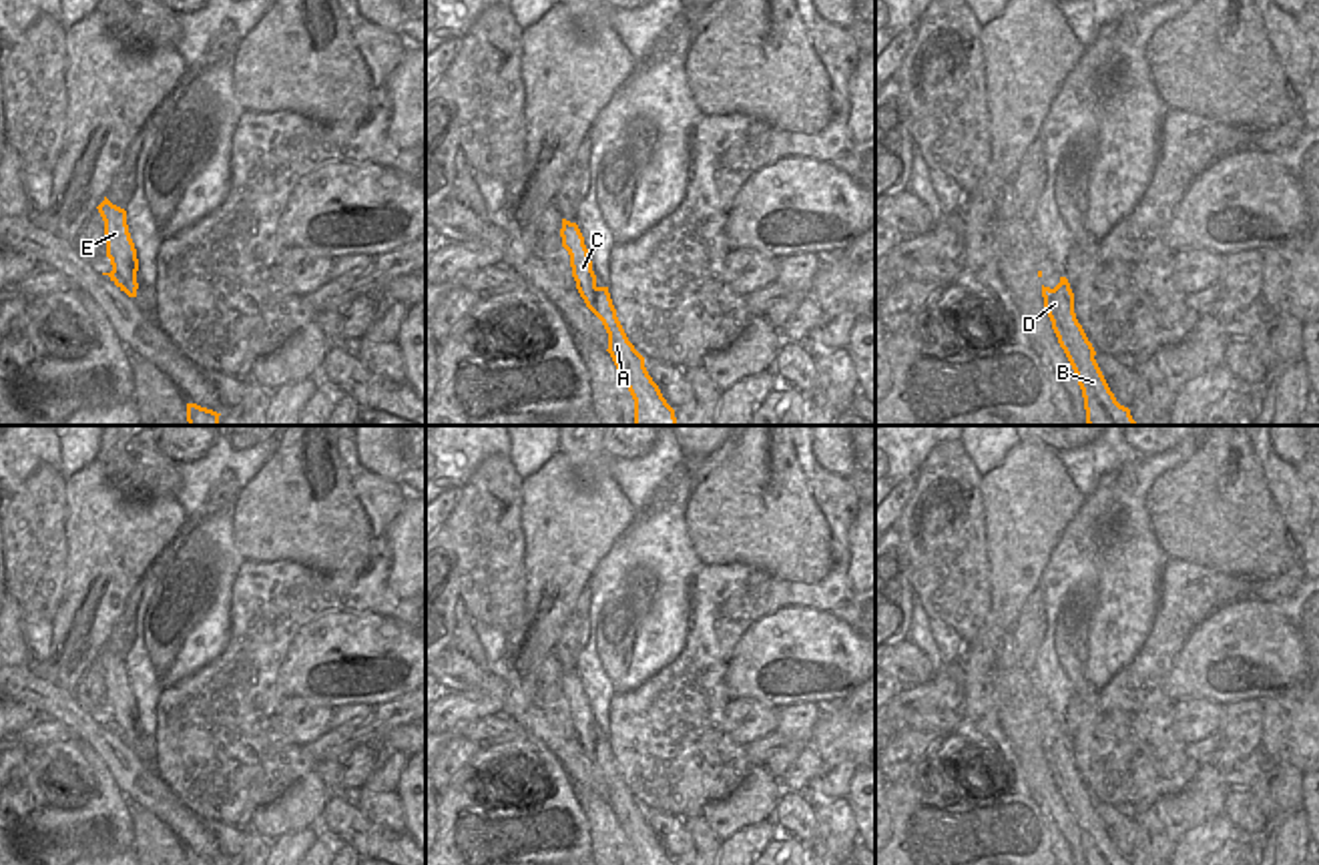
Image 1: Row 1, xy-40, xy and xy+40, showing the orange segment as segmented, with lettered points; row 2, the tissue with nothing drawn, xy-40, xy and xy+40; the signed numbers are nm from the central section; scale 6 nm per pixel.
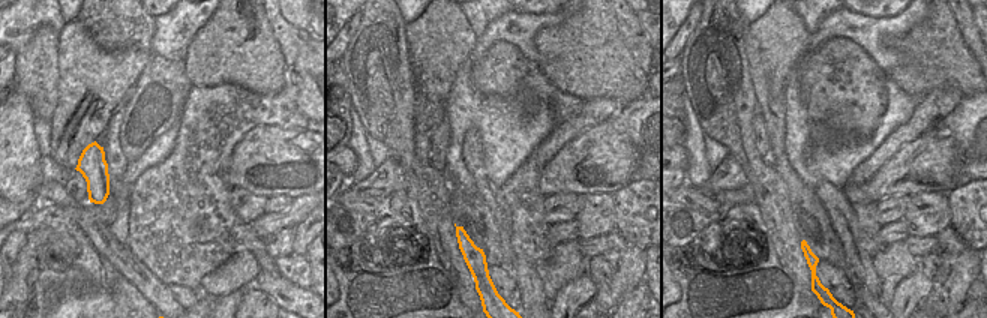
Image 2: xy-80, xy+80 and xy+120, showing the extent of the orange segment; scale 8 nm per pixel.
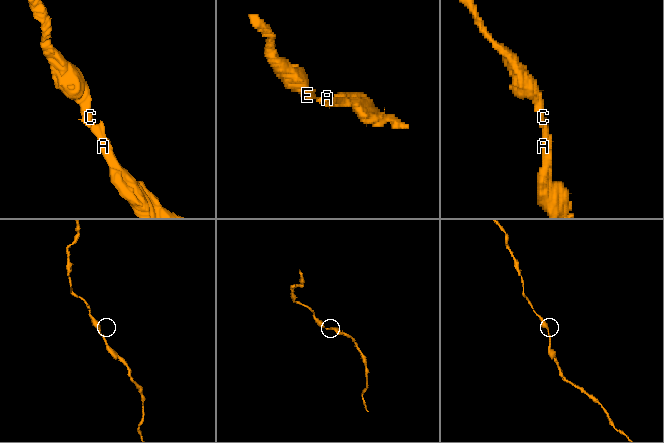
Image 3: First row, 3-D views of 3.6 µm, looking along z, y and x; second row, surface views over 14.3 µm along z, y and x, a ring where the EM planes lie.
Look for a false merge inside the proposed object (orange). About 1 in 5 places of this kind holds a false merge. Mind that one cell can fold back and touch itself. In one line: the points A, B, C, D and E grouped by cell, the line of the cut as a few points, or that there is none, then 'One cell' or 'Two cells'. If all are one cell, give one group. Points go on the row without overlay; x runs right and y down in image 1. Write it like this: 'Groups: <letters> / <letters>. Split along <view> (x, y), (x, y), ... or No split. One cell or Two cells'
Groups: A B C D E. No split. One cell

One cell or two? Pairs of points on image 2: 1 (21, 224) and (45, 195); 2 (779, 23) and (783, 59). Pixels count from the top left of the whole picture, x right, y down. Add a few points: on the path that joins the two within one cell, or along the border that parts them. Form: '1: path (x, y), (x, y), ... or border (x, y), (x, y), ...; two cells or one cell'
1: border (72, 206), (41, 204), (36, 207); two cells
2: path (780, 32), (783, 50); one cell

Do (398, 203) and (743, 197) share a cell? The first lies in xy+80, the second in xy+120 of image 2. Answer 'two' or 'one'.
two

